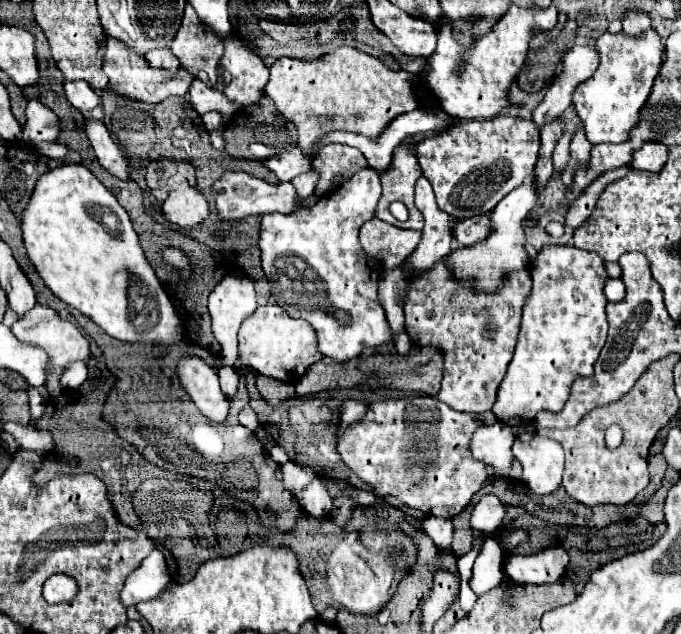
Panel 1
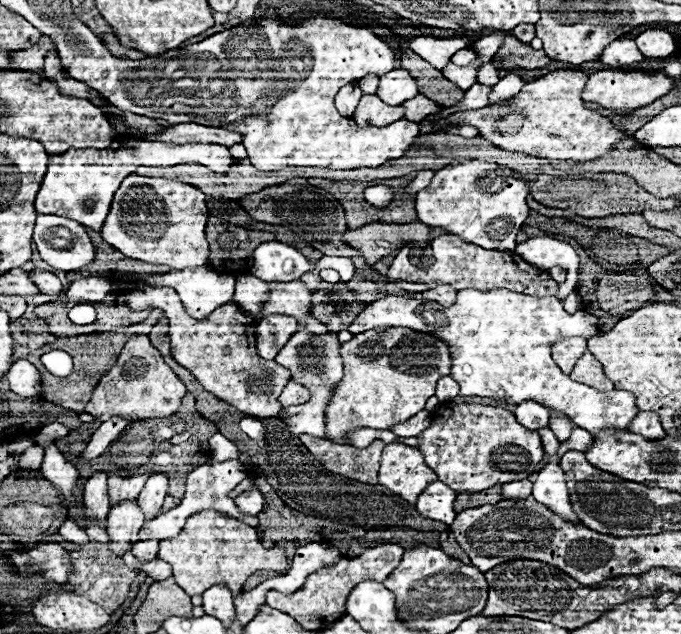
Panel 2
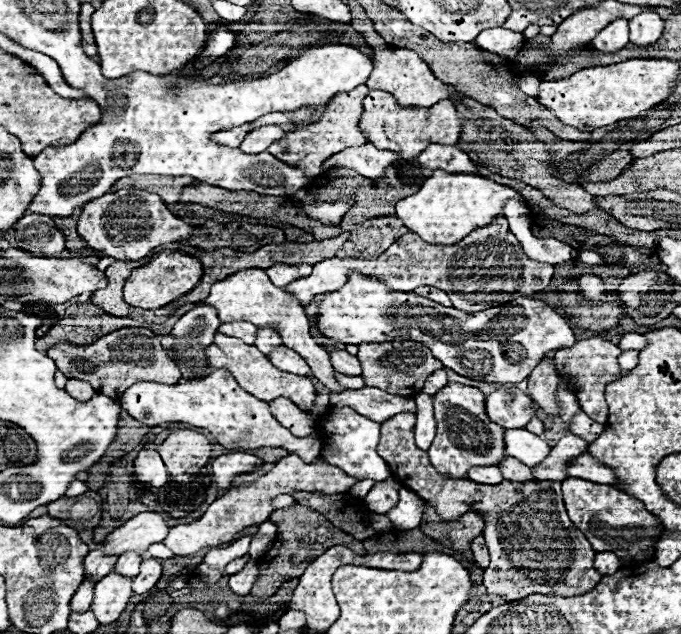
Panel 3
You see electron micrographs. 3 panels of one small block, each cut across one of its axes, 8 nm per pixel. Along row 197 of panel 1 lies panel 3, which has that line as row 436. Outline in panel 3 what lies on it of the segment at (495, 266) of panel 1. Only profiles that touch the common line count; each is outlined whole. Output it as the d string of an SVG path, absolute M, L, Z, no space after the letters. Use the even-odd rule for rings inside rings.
M524 428L506 430L504 440L506 440L508 456L518 458L522 464L526 464L530 468L538 466L552 450L540 436L536 436L532 432L526 432Z

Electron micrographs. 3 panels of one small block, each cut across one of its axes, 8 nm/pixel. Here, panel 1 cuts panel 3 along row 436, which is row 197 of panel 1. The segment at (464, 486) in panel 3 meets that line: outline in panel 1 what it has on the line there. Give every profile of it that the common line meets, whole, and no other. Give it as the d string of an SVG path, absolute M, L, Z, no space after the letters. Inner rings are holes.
M396 148L390 168L382 174L382 196L378 200L374 218L388 222L392 226L398 226L398 228L422 228L424 226L422 212L414 206L414 186L420 176L422 172L418 170L418 160L414 158L414 152ZM394 200L400 200L408 206L410 216L406 222L398 222L390 214L388 206Z

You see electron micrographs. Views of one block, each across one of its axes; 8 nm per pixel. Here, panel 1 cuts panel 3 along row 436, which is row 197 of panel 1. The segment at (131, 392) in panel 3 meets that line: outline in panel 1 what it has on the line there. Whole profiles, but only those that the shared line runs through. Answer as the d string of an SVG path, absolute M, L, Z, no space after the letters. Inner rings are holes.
M226 172L218 182L214 182L214 196L216 196L216 208L220 218L224 220L240 220L250 214L266 214L266 212L280 212L280 214L292 214L298 208L312 208L318 202L318 196L312 194L310 198L304 198L302 202L296 202L298 194L290 182L272 186L260 178L254 178L246 172Z

